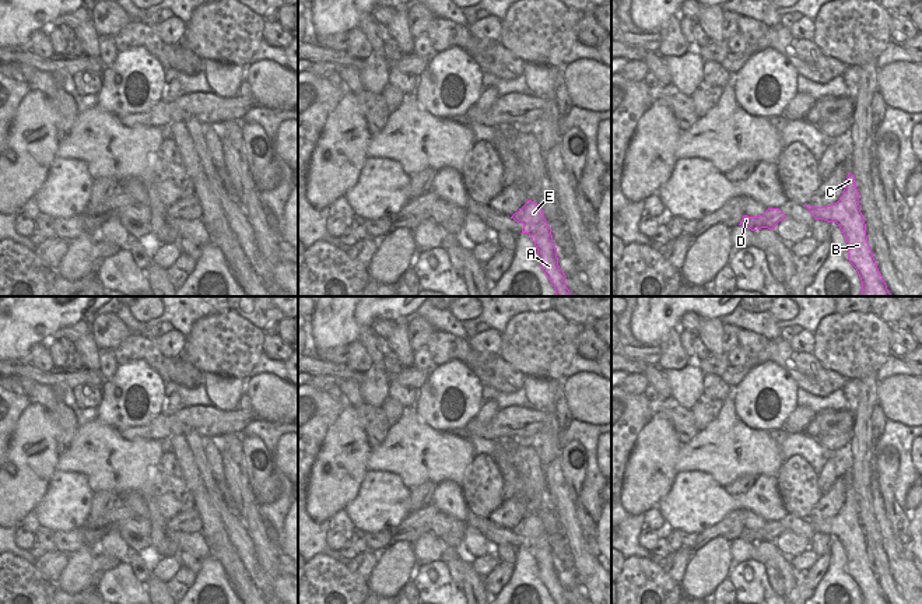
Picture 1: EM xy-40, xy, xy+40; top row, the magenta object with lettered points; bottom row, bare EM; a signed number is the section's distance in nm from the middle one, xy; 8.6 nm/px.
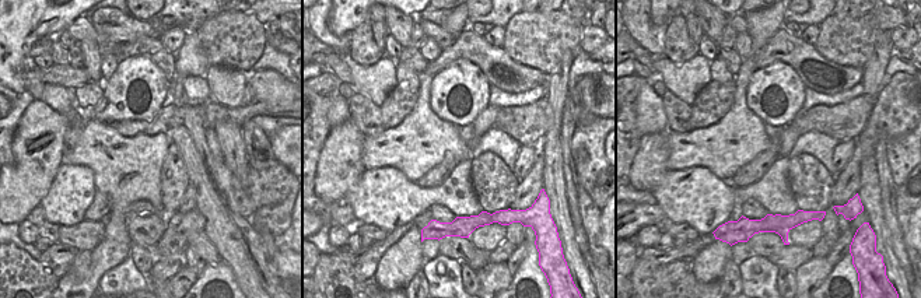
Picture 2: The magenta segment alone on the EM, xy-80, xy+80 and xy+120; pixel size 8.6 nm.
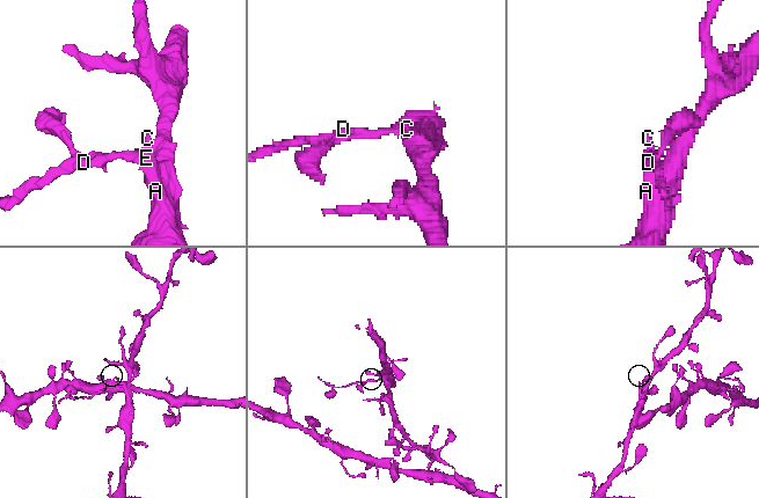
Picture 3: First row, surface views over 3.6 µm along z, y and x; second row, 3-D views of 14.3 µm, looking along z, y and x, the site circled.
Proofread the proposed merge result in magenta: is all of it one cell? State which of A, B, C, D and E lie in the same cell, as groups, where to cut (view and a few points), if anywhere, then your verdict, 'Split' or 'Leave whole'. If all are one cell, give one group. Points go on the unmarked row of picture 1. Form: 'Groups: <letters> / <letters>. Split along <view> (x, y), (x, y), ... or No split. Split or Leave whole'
Groups: A B E / C D. Split along xy+40 (858, 516), (851, 519), (837, 536). Split.

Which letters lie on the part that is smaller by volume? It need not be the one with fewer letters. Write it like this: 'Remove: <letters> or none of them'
Remove: C, D

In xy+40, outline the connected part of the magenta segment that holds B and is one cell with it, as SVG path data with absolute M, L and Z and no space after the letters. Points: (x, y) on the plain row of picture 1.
M860 519L848 520L838 533L838 540L848 556L848 573L860 590L862 604L888 604L867 556Z

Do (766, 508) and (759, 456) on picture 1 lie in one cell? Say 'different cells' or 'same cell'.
different cells

